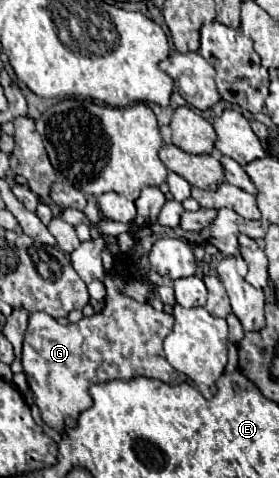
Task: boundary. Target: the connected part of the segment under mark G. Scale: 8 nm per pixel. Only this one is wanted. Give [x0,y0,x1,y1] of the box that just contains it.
[22,274,188,434]

